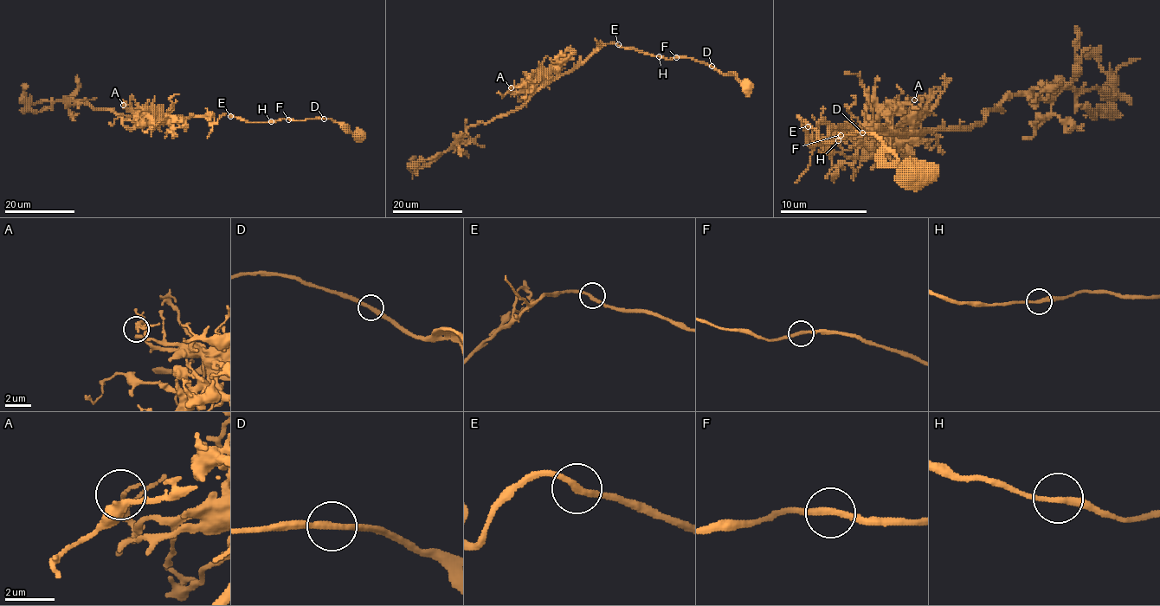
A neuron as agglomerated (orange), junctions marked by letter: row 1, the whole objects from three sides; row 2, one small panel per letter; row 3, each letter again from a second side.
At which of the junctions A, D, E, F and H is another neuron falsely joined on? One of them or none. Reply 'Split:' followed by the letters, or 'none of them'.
Split: none of them

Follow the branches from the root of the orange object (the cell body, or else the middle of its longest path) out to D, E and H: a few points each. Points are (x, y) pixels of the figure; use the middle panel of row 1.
D: (746, 87), (734, 75), (724, 74), (712, 66)
E: (746, 87), (734, 75), (724, 74), (690, 58), (667, 59), (618, 44)
H: (746, 87), (734, 75), (724, 74), (690, 58), (659, 56)

